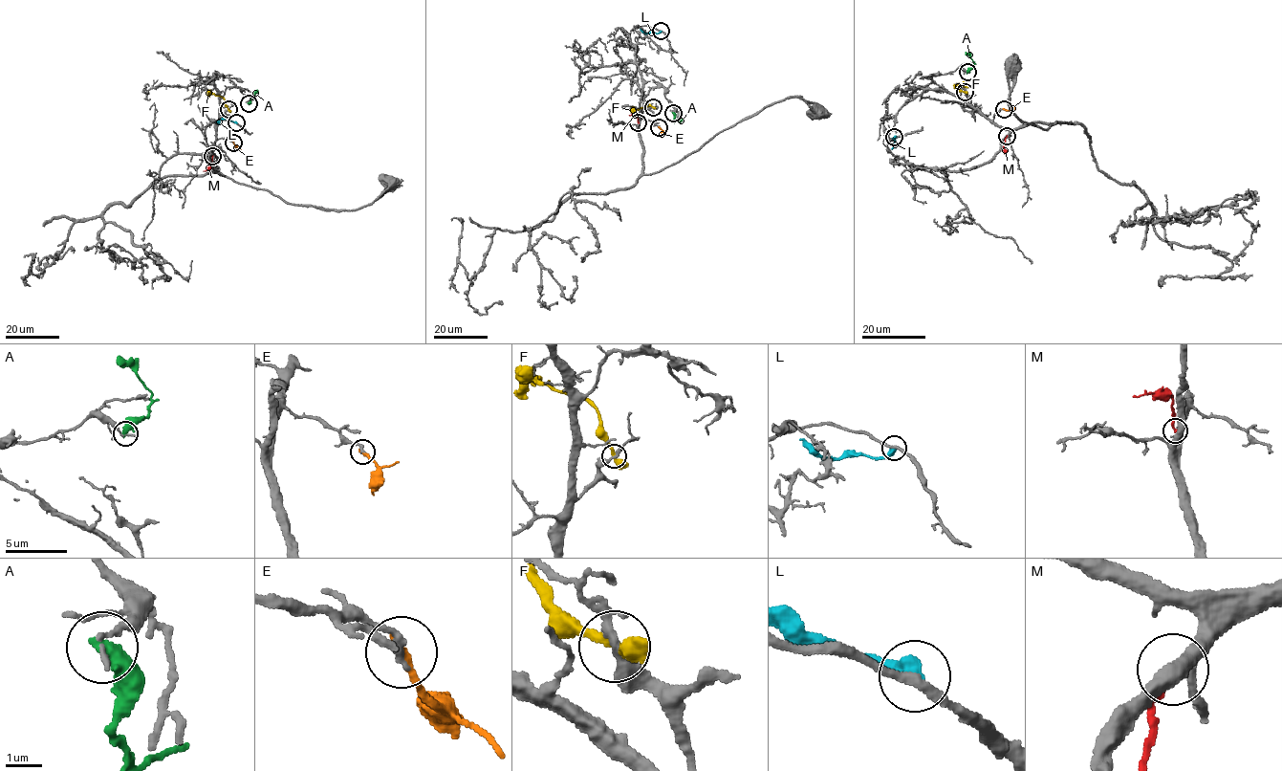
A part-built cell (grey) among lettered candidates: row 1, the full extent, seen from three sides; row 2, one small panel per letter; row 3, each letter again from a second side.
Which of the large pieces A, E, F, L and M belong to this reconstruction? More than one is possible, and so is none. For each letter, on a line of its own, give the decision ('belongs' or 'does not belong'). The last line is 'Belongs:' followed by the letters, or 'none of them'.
A: does not belong
E: does not belong
F: does not belong
L: does not belong
M: does not belong
Belongs: none of them

